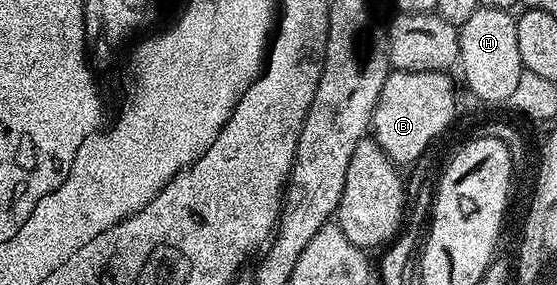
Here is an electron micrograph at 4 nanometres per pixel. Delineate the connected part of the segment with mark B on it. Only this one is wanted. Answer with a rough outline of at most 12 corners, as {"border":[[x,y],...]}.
{"border":[[445,70],[390,71],[372,139],[413,166],[457,112]]}

